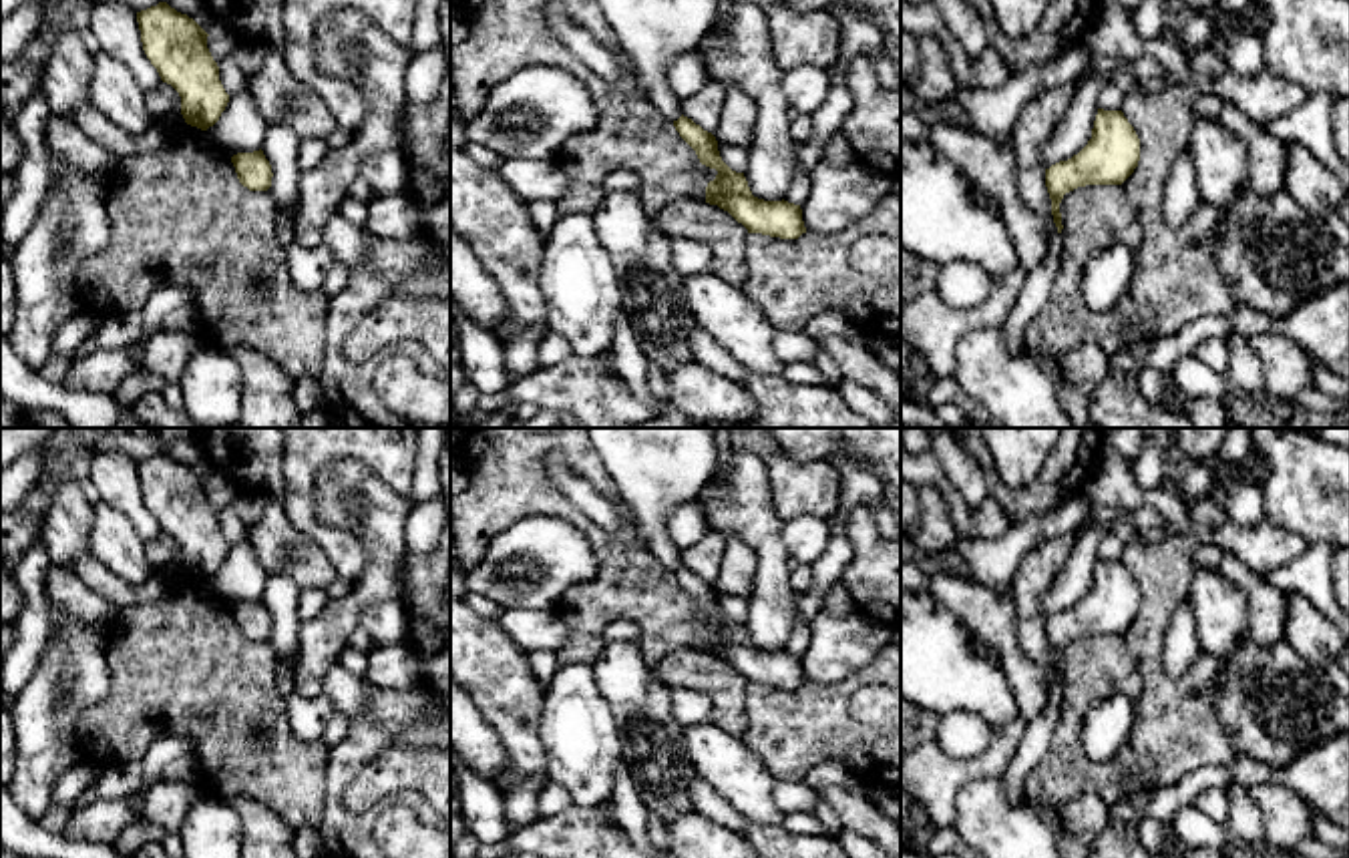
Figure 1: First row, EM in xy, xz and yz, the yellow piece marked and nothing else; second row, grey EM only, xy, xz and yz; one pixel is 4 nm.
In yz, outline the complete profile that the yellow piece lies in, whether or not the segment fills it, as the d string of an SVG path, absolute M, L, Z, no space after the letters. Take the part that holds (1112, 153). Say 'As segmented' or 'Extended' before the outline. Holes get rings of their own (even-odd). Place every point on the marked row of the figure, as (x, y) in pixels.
As segmented. M1098 109L1092 139L1068 161L1045 169L1051 215L1062 233L1059 203L1066 193L1086 185L1122 185L1138 167L1140 139L1122 111Z

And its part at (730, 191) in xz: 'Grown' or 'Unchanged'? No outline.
Unchanged

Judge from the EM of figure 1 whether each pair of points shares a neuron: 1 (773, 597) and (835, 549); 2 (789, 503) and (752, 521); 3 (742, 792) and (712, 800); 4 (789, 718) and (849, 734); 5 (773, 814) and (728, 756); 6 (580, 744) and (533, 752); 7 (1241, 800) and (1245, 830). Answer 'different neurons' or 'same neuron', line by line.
1: different neurons
2: different neurons
3: different neurons
4: same neuron
5: same neuron
6: different neurons
7: same neuron

